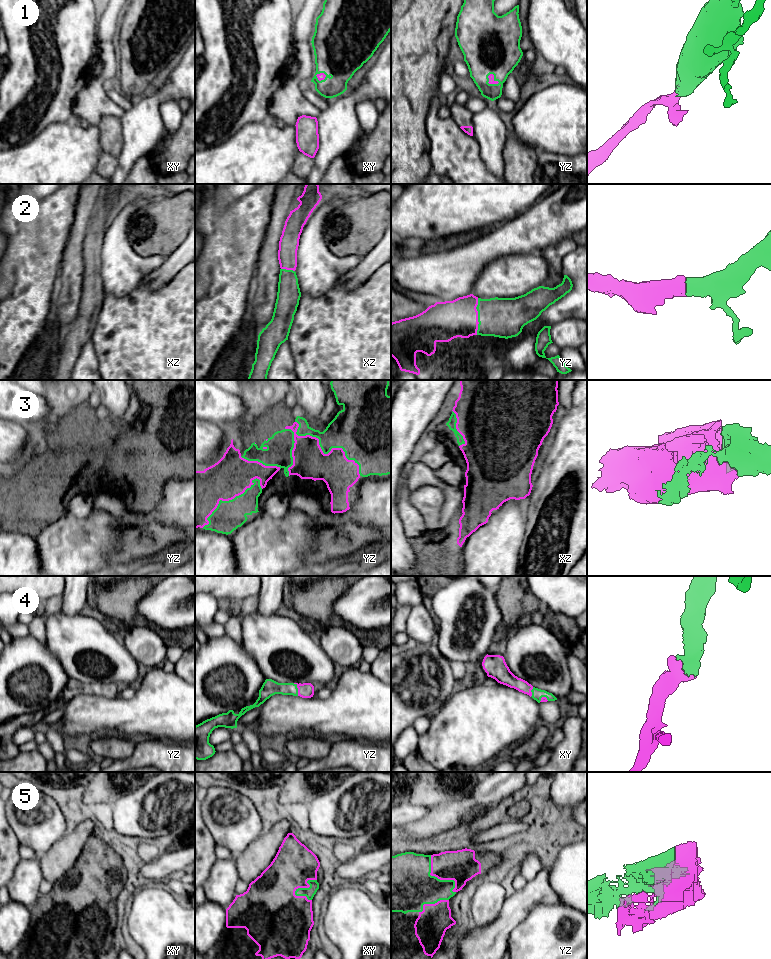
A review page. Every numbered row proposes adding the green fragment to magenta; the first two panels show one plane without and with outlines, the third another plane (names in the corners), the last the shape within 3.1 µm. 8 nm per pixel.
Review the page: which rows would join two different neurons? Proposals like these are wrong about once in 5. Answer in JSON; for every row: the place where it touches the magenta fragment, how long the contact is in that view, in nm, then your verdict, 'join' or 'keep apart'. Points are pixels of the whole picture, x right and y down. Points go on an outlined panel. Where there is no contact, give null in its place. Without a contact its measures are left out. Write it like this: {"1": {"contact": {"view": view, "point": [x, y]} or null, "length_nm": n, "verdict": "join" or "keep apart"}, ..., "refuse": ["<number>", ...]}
{"1": {"contact": {"view": "yz", "point": [493, 77]}, "length_nm": 120, "verdict": "join"}, "2": {"contact": {"view": "yz", "point": [477, 316]}, "length_nm": 300, "verdict": "join"}, "3": {"contact": {"view": "yz", "point": [325, 454]}, "length_nm": 700, "verdict": "join"}, "4": {"contact": {"view": "yz", "point": [298, 689]}, "length_nm": 110, "verdict": "join"}, "5": {"contact": {"view": "yz", "point": [439, 878]}, "length_nm": 360, "verdict": "join"}, "refuse": []}

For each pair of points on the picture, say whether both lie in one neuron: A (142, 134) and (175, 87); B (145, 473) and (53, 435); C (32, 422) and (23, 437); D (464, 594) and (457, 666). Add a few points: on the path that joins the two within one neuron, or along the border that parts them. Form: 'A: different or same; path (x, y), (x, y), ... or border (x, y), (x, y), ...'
A: same; path (143, 121), (145, 113), (162, 96)
B: same; path (122, 455), (104, 450), (87, 434), (76, 434)
C: different; border (14, 421), (26, 425), (30, 429)
D: different; border (450, 660), (459, 660), (467, 665)

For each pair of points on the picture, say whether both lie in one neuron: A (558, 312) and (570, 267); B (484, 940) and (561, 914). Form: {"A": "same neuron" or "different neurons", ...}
{"A": "same neuron", "B": "different neurons"}

